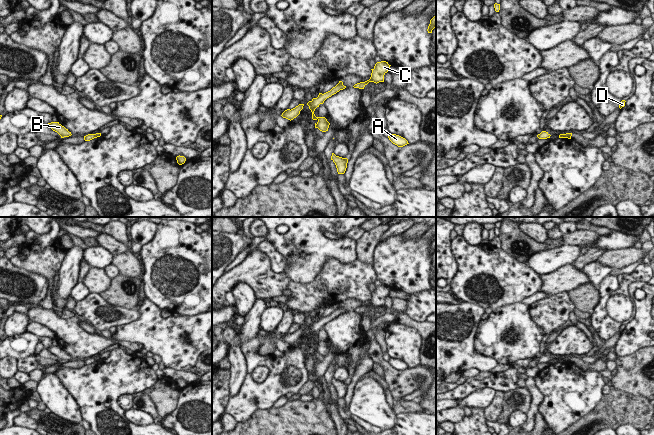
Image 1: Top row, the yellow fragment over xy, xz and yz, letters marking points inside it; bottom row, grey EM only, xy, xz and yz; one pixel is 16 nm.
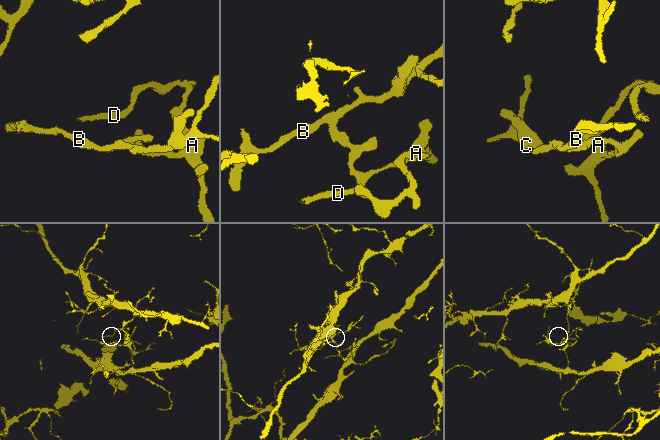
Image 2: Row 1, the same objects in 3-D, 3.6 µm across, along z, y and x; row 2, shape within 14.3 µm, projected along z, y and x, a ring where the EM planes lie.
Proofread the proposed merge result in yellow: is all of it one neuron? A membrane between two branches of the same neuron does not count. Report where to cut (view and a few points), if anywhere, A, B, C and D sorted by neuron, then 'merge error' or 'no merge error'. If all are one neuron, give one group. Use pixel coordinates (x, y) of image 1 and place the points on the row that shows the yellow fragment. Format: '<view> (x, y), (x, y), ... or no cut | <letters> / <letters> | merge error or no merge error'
yz (559, 135), (564, 137) | A D / B C | merge error

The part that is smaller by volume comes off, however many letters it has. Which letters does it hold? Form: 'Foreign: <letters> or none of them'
Foreign: B, C

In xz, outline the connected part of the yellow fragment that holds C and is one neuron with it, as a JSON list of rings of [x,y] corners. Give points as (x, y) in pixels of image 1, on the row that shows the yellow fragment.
[[[386,61],[377,62],[374,66],[369,80],[355,84],[354,88],[364,89],[369,82],[379,83],[384,82],[384,75],[388,72],[391,65]]]

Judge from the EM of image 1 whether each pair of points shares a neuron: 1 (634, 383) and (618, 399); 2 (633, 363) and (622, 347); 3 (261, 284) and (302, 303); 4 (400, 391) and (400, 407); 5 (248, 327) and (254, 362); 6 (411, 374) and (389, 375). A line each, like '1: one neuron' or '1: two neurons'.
1: two neurons
2: two neurons
3: two neurons
4: two neurons
5: two neurons
6: one neuron

